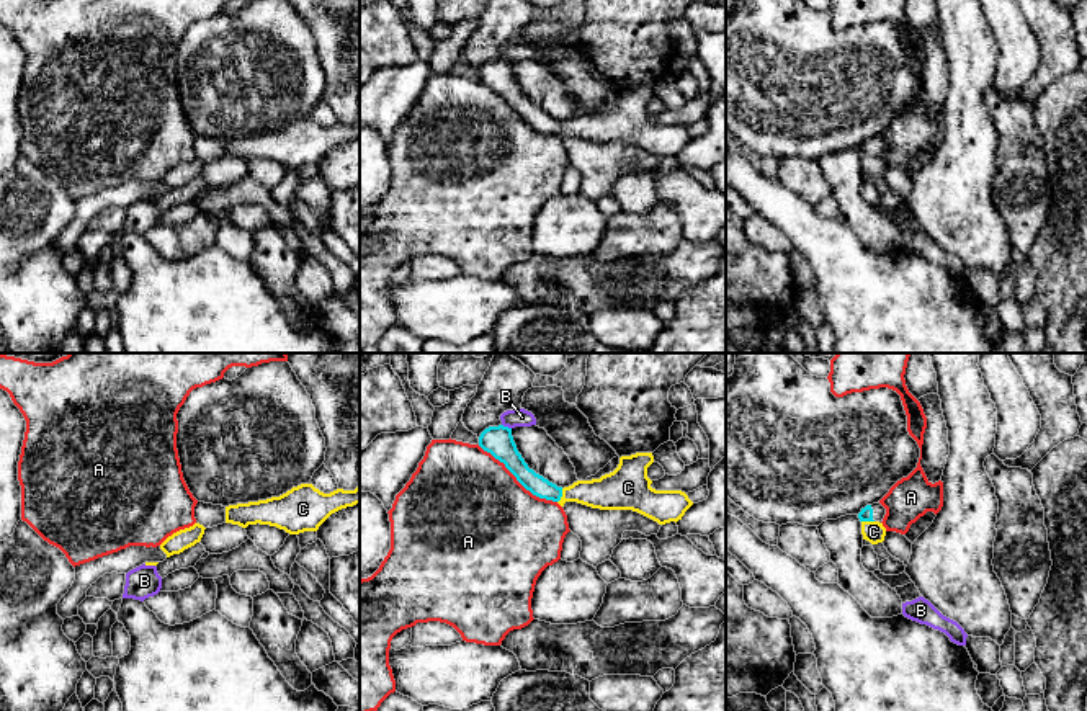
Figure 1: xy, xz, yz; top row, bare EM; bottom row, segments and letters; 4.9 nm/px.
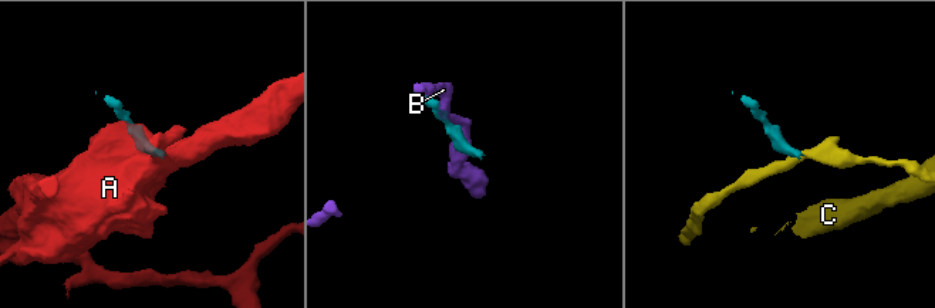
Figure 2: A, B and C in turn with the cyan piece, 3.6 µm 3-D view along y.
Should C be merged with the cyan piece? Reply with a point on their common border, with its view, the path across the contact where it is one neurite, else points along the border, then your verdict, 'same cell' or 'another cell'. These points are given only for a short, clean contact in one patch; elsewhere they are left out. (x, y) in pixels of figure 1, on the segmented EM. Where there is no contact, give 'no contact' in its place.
xz (561, 496) | along xz (563, 489), (558, 502) | another cell

